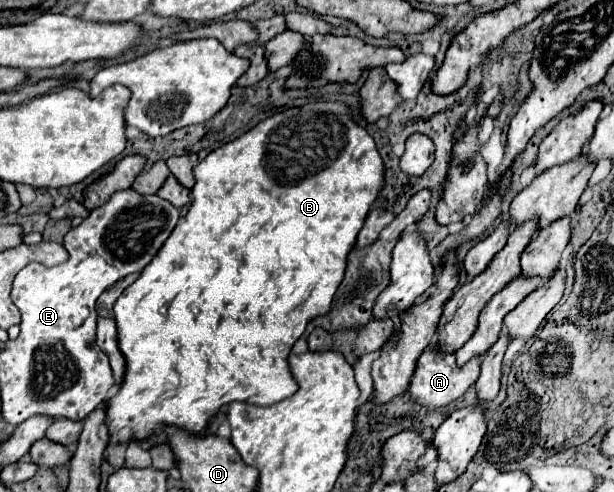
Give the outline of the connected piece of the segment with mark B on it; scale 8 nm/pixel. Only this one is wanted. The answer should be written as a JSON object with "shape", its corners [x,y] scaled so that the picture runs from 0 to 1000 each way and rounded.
{"shape":[[[510,205],[510,217],[503,222],[507,234],[539,230],[539,234],[552,238],[562,254],[565,291],[562,291],[559,307],[552,311],[552,319],[546,323],[546,331],[539,331],[533,343],[526,343],[520,352],[493,360],[493,368],[484,368],[480,376],[461,376],[448,360],[441,360],[441,343],[435,343],[435,331],[432,331],[438,274],[445,262],[467,250],[467,242],[474,242],[480,234],[493,234],[493,230],[497,230],[497,222],[487,222],[487,217],[458,222],[445,234],[438,234],[435,242],[422,246],[415,258],[409,258],[389,283],[373,287],[373,291],[353,299],[347,311],[340,311],[318,339],[318,352],[314,352],[318,376],[311,384],[314,417],[308,421],[305,437],[298,445],[292,445],[288,461],[282,465],[275,486],[265,494],[265,502],[249,522],[249,530],[230,551],[223,571],[217,579],[210,579],[197,596],[197,604],[187,612],[184,628],[187,628],[187,652],[191,652],[191,673],[194,673],[194,709],[200,713],[200,722],[207,730],[207,754],[204,754],[204,774],[194,787],[194,799],[187,807],[174,811],[174,819],[178,819],[174,823],[174,860],[181,864],[181,884],[187,884],[197,868],[213,868],[220,892],[236,892],[249,876],[262,872],[259,860],[298,868],[311,880],[327,880],[340,864],[344,848],[366,819],[396,815],[396,819],[409,819],[409,823],[445,823],[445,819],[454,819],[454,815],[474,807],[484,795],[484,778],[477,774],[477,766],[471,758],[471,742],[467,742],[474,705],[493,681],[493,673],[507,648],[533,640],[539,632],[539,612],[559,571],[559,555],[565,547],[565,522],[581,494],[585,465],[591,461],[598,433],[604,429],[607,413],[617,404],[617,392],[627,380],[627,335],[614,307],[611,283],[601,274],[601,266],[594,258],[588,258],[581,250],[568,213],[562,213],[555,205]]]}

